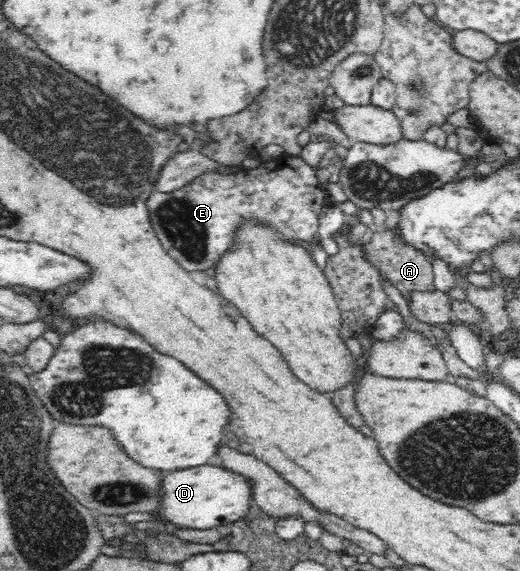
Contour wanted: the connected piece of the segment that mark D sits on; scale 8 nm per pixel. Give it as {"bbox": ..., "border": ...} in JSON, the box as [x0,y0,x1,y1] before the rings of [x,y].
{"bbox":[156,464,254,529],"border":[[[204,464],[202,466],[192,466],[184,470],[169,471],[163,480],[163,505],[160,506],[159,514],[161,519],[156,522],[167,524],[171,522],[178,527],[205,529],[229,525],[238,519],[246,516],[254,502],[254,483],[251,478],[246,477],[236,471],[229,470],[224,466],[212,466]]]}

